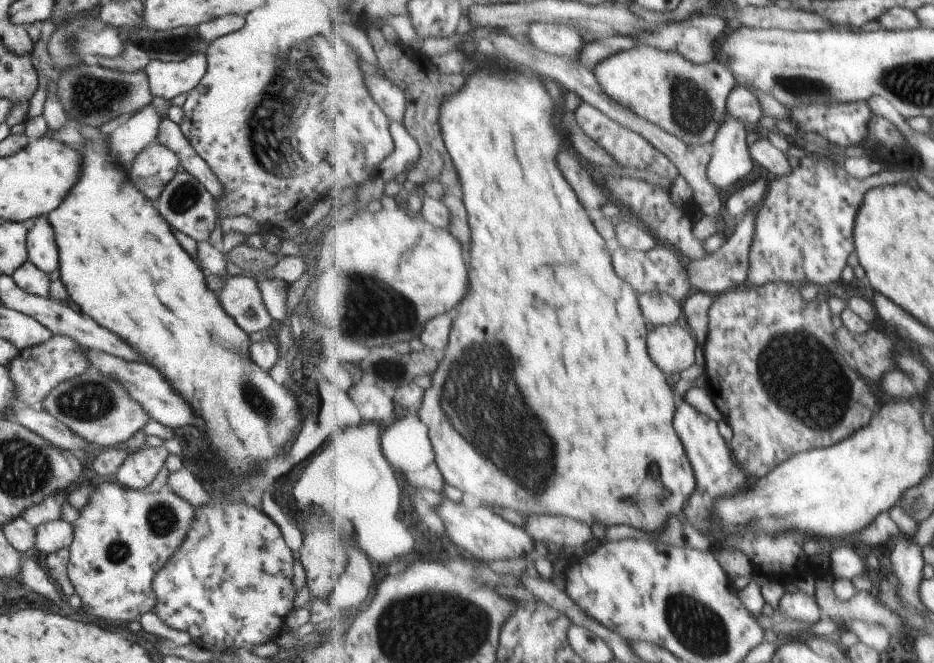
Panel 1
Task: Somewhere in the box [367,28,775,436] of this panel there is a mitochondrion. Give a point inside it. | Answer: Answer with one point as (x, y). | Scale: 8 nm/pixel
(691, 108)

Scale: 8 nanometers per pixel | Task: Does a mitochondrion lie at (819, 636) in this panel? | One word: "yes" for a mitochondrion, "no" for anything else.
no

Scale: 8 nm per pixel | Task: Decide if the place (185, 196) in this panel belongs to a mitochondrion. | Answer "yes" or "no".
yes

